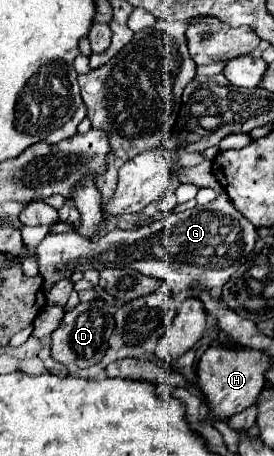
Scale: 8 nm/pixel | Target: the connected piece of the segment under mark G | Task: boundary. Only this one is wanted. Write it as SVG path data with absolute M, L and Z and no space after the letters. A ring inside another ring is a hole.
M221 191L215 201L197 205L193 209L171 213L161 221L131 231L113 229L97 241L81 237L77 231L47 235L39 247L39 275L45 279L45 289L63 277L71 277L73 269L103 271L107 267L135 269L143 275L161 279L171 295L193 295L199 287L205 291L221 289L239 269L239 255L247 255L247 247L253 245L255 229Z

